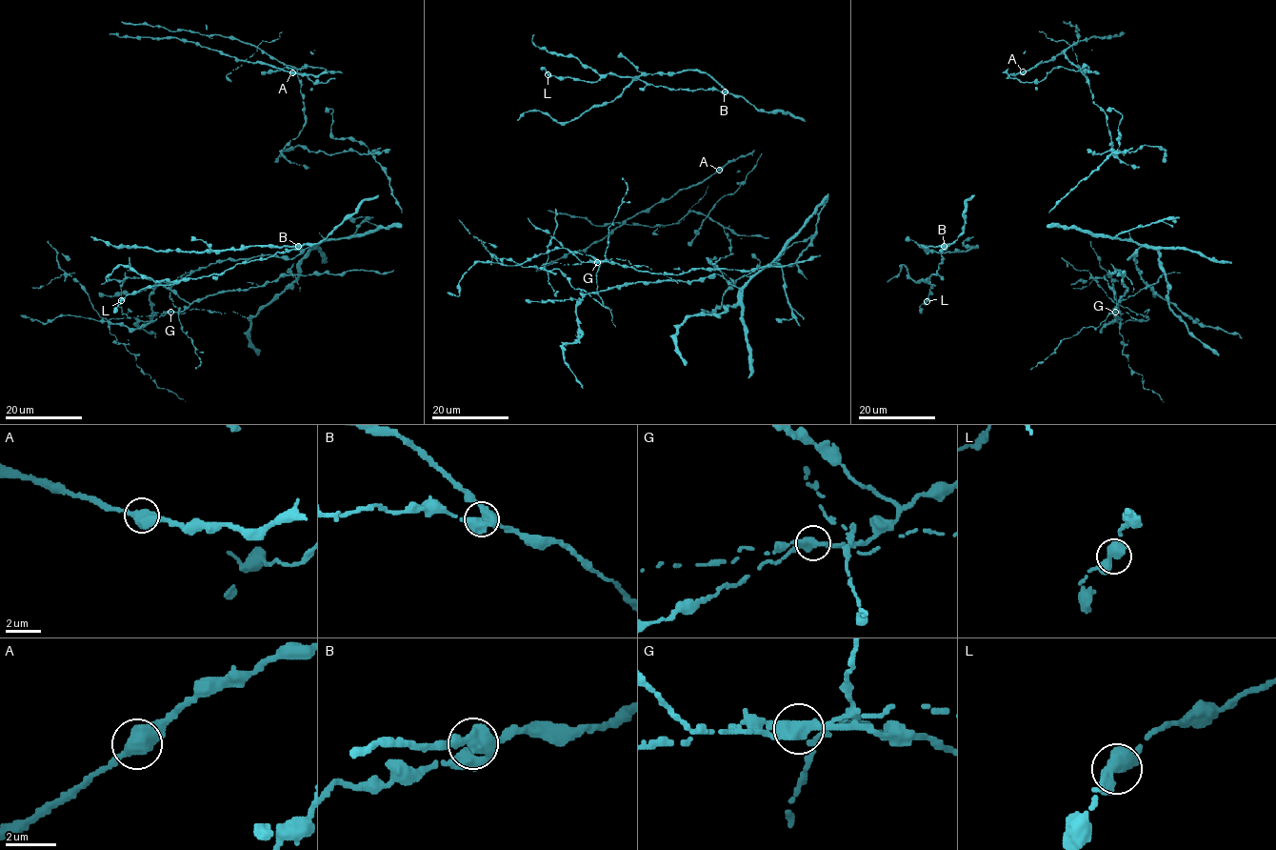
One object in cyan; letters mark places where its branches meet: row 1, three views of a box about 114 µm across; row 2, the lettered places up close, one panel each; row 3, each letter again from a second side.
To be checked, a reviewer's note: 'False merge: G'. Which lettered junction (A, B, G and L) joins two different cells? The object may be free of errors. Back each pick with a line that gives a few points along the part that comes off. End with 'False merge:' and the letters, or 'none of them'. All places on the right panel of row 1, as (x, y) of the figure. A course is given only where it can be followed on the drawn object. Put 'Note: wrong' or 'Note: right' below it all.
G: (1115, 312), (1115, 318), (1122, 319), (1122, 354), (1128, 366), (1142, 374), (1145, 389), (1154, 392), (1164, 402)
False merge: G
Note: right

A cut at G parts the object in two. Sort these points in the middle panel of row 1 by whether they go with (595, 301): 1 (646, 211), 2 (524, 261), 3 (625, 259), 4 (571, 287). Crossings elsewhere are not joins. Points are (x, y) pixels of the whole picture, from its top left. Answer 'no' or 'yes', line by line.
1: no
2: no
3: yes
4: yes

